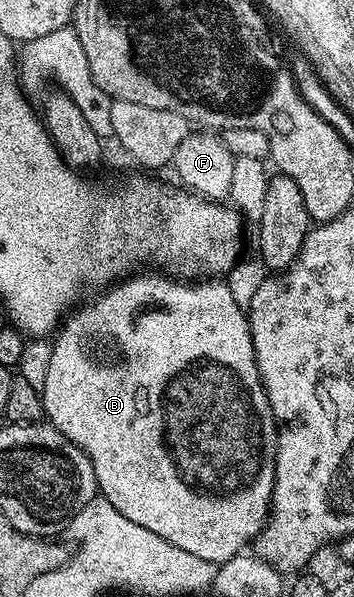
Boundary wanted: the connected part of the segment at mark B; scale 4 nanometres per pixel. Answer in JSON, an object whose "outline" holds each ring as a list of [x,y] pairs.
{"outline":[[[143,271],[104,288],[96,296],[100,296],[96,301],[89,302],[84,309],[76,308],[64,316],[53,337],[49,371],[46,372],[42,391],[46,420],[57,431],[61,431],[61,435],[77,443],[81,451],[85,451],[89,463],[93,463],[98,492],[105,500],[113,503],[113,507],[117,507],[117,511],[121,511],[125,519],[138,523],[140,527],[146,527],[148,531],[153,531],[153,535],[161,535],[161,539],[169,539],[173,547],[181,547],[181,551],[190,551],[200,559],[209,559],[216,563],[242,554],[263,530],[271,508],[277,440],[275,417],[271,413],[267,392],[257,371],[251,328],[248,327],[244,306],[239,306],[234,291],[223,281],[226,280],[199,279],[195,281],[196,285],[190,285],[192,282],[187,279],[176,279],[159,271]]]}

